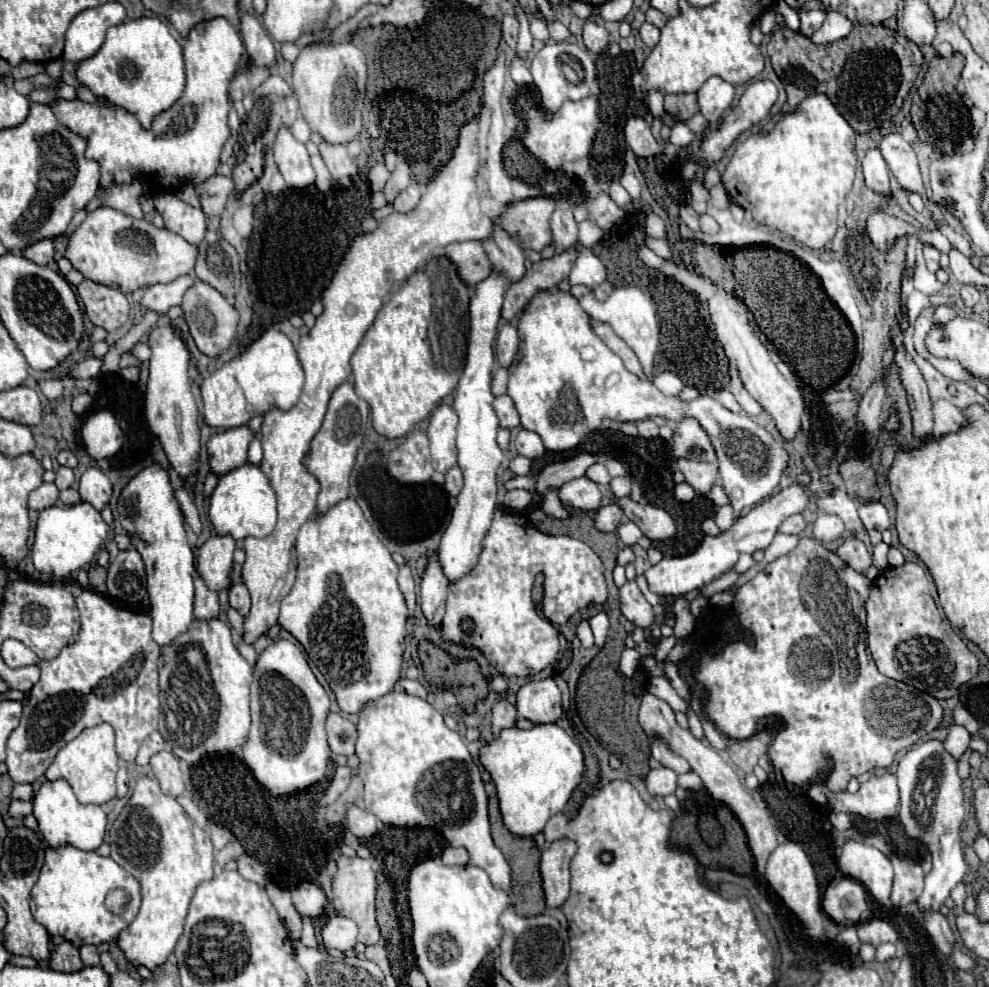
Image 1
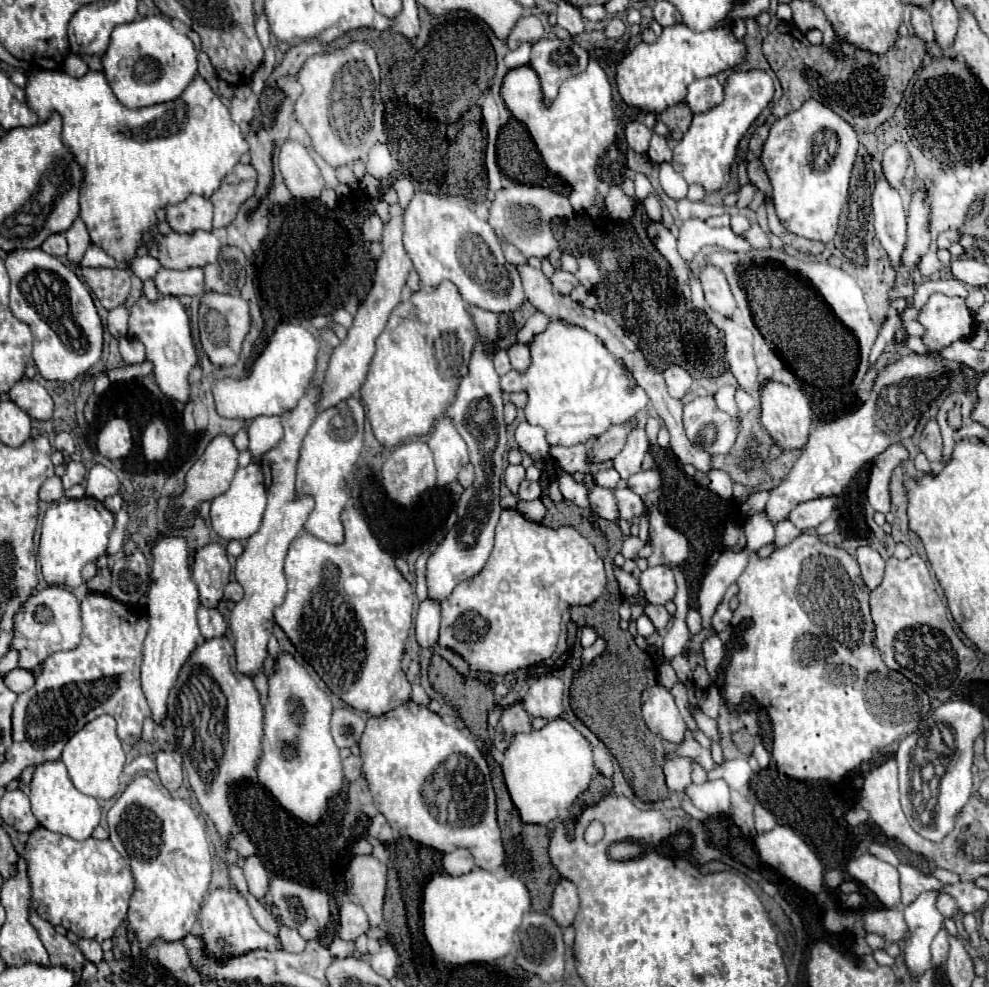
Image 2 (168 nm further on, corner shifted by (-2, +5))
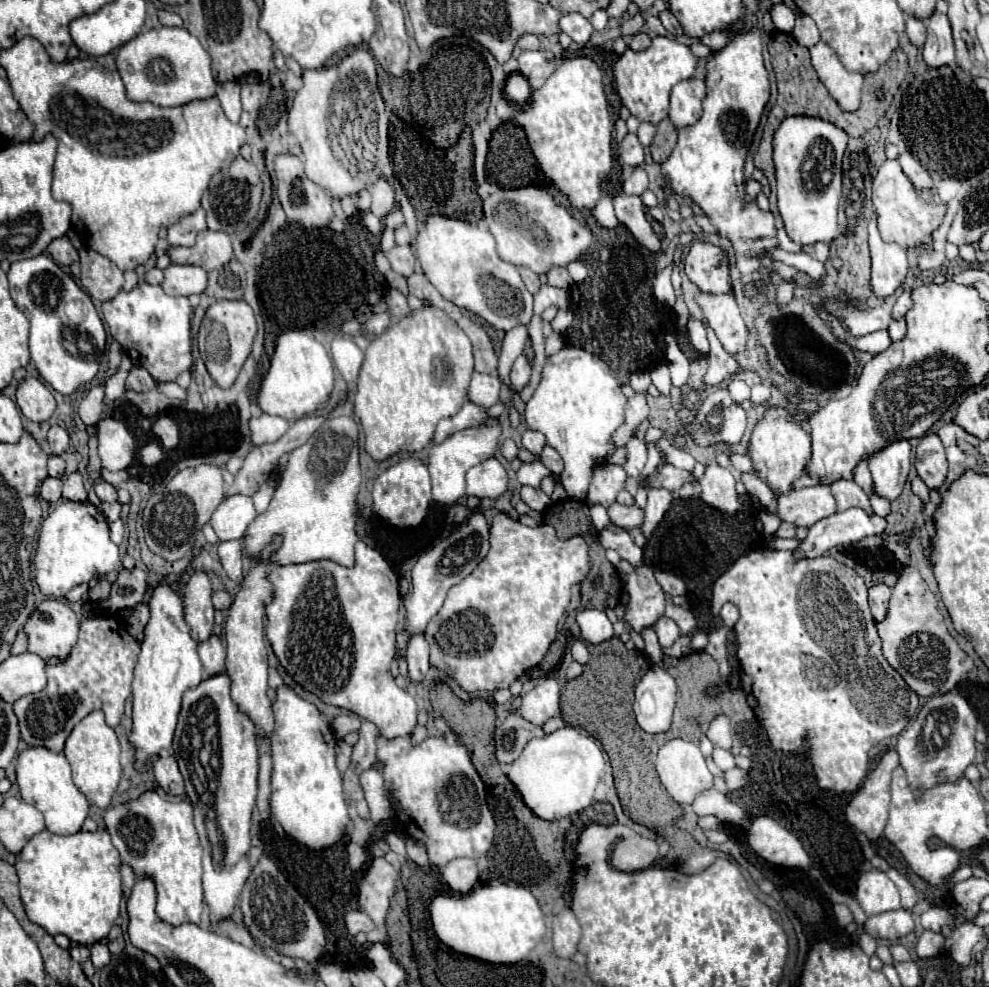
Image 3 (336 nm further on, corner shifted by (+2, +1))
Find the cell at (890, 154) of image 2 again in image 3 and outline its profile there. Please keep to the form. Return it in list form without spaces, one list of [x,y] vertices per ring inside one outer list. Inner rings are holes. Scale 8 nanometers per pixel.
[[[884,160],[874,176],[872,204],[878,220],[878,230],[884,242],[896,242],[904,250],[910,246],[928,246],[932,244],[932,232],[942,224],[948,206],[938,200],[938,190],[920,190],[912,186],[908,176],[902,172],[898,160]]]

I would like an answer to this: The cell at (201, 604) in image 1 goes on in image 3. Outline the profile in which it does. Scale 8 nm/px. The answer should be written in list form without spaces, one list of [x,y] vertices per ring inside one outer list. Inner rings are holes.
[[[212,636],[206,644],[198,644],[198,656],[202,660],[206,676],[216,676],[216,674],[224,672],[226,650],[224,650],[220,638]]]

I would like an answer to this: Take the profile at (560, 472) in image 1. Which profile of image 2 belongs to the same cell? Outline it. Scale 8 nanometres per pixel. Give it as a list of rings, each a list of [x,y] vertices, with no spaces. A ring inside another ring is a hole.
[[[626,422],[620,426],[610,426],[602,436],[596,438],[596,444],[592,446],[592,450],[588,450],[586,458],[592,464],[600,464],[606,460],[612,460],[624,446],[626,440],[626,432],[630,432],[634,426],[634,422]]]

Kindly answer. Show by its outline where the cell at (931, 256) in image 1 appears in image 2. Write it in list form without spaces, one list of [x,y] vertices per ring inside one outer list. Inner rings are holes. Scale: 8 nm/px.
[[[946,230],[946,232],[942,232],[940,236],[938,236],[938,248],[942,250],[942,248],[950,248],[950,244],[954,244],[954,242],[958,242],[958,238],[960,238],[960,234],[956,232],[956,230]]]

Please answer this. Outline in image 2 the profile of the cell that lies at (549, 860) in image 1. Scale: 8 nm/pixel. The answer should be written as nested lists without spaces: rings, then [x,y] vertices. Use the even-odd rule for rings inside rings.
[[[560,878],[554,888],[554,898],[550,906],[550,916],[564,928],[574,922],[578,910],[578,890],[568,878]]]

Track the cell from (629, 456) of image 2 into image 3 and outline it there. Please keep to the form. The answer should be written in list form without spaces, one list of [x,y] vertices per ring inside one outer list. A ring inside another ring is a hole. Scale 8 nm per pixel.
[[[632,438],[628,442],[628,460],[624,464],[628,476],[638,476],[640,470],[644,468],[646,464],[646,458],[648,458],[648,450],[646,450],[646,444],[638,438]]]

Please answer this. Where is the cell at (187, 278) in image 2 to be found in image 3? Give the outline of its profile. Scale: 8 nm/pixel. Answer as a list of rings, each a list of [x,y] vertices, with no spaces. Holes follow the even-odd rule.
[[[170,264],[164,270],[164,292],[170,296],[202,294],[208,286],[208,272],[192,264]]]

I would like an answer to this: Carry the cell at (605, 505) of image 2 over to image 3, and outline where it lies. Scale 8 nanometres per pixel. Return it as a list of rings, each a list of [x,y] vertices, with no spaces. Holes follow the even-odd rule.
[[[618,502],[608,506],[608,514],[614,526],[620,526],[624,530],[640,528],[644,522],[644,510],[638,506],[622,506]]]

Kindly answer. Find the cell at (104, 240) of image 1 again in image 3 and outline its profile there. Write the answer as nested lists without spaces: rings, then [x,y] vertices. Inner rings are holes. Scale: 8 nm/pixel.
[[[204,230],[194,246],[176,248],[176,264],[198,264],[206,270],[228,264],[232,256],[232,240],[226,232]]]

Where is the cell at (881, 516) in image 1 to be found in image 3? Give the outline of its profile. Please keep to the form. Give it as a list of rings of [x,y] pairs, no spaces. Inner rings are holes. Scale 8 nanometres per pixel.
[[[896,440],[870,456],[870,472],[876,492],[894,500],[900,496],[910,470],[910,442]]]

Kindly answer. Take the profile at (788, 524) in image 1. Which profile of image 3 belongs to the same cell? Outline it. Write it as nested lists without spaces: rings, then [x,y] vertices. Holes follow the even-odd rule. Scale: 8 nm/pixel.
[[[814,486],[792,490],[786,496],[778,498],[778,516],[784,522],[792,522],[796,526],[812,526],[818,520],[832,516],[836,512],[834,496],[828,486]]]

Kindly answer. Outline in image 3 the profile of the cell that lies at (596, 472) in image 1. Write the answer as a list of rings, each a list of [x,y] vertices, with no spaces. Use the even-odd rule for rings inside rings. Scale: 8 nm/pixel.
[[[600,464],[594,470],[586,502],[590,506],[594,506],[594,504],[610,506],[616,500],[618,492],[624,488],[626,478],[628,476],[626,476],[622,466],[618,466],[618,464]]]

